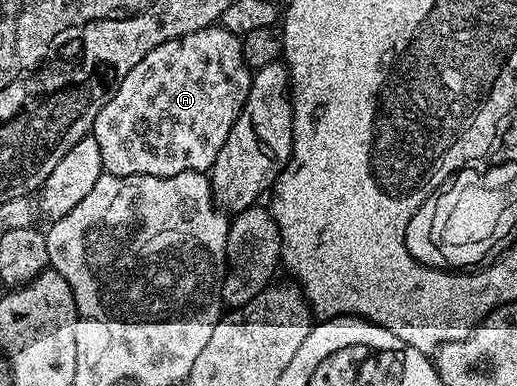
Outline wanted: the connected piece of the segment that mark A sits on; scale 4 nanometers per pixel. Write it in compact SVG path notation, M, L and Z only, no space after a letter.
M219 24L190 31L190 35L154 47L154 51L146 54L142 63L120 81L118 91L114 91L102 111L98 111L92 124L90 135L98 143L104 173L119 177L169 177L182 171L207 174L214 159L218 159L218 151L222 151L222 143L226 143L226 135L230 135L230 127L234 127L238 115L242 115L242 107L246 107L252 74L242 55L241 38Z

